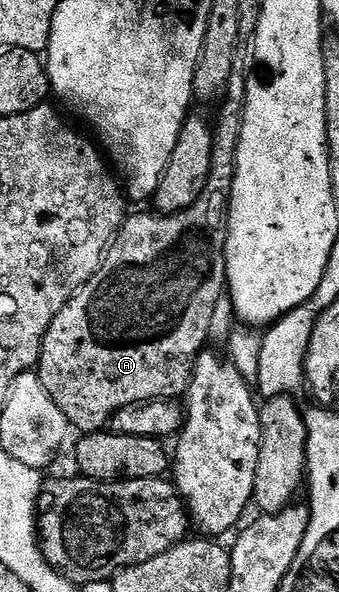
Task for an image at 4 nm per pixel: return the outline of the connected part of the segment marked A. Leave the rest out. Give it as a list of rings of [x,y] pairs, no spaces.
[[[240,120],[215,121],[212,129],[212,157],[210,158],[210,178],[206,182],[206,190],[186,210],[175,214],[153,214],[151,211],[140,212],[137,216],[129,215],[117,232],[116,237],[108,246],[104,254],[104,261],[100,263],[99,270],[76,291],[70,302],[50,322],[44,340],[40,343],[40,363],[38,375],[42,386],[54,398],[54,402],[67,416],[69,425],[82,434],[98,432],[105,429],[118,410],[128,408],[130,405],[145,404],[148,400],[172,400],[180,398],[188,391],[188,384],[192,380],[192,368],[201,352],[205,351],[208,335],[212,332],[212,319],[216,316],[216,307],[220,304],[220,295],[226,292],[226,277],[224,275],[224,247],[228,241],[228,203],[232,201],[232,183],[236,173],[236,155],[240,141]]]

